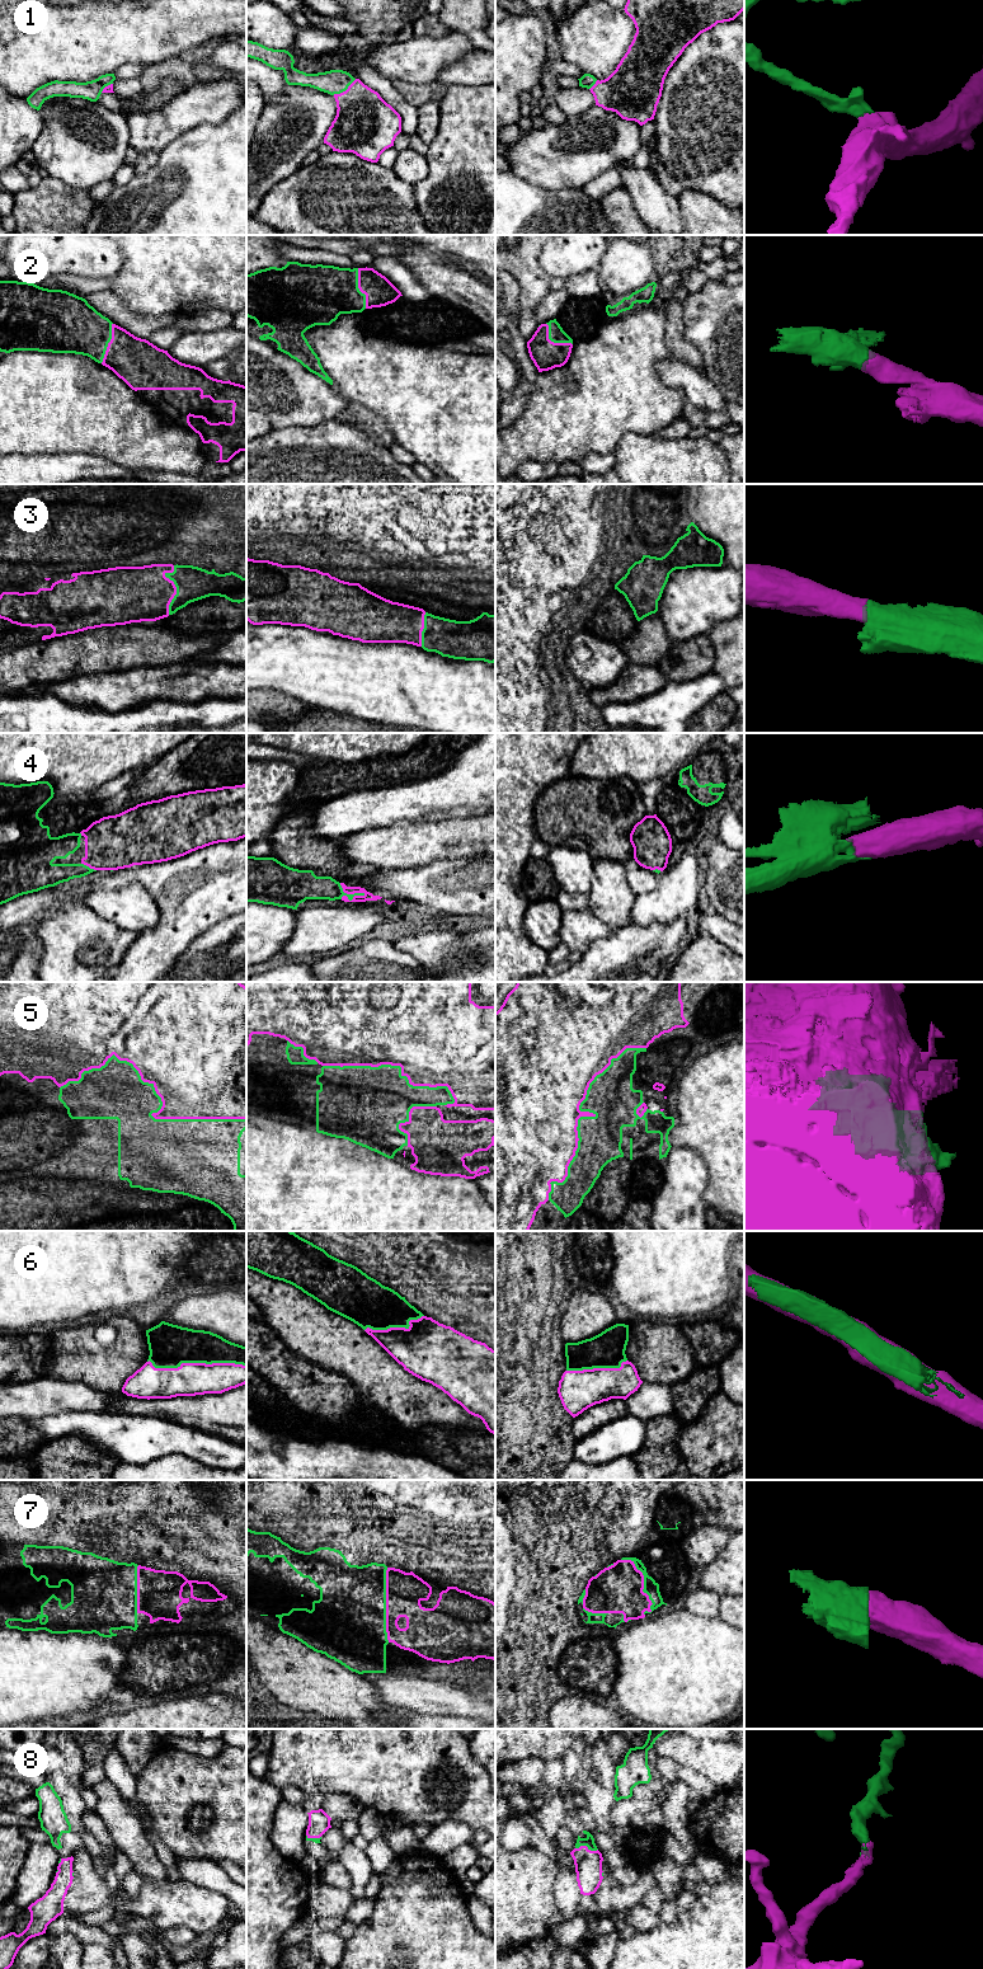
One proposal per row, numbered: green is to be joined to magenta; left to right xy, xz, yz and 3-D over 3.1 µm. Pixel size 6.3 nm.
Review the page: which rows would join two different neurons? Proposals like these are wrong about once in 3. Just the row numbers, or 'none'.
5, 6, 7

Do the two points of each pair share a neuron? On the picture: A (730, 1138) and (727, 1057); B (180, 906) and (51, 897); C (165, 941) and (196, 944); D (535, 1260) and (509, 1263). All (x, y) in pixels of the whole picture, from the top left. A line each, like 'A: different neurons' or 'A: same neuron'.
A: same neuron
B: same neuron
C: different neurons
D: same neuron

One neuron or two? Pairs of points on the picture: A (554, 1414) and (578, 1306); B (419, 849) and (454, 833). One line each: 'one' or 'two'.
A: two
B: one

